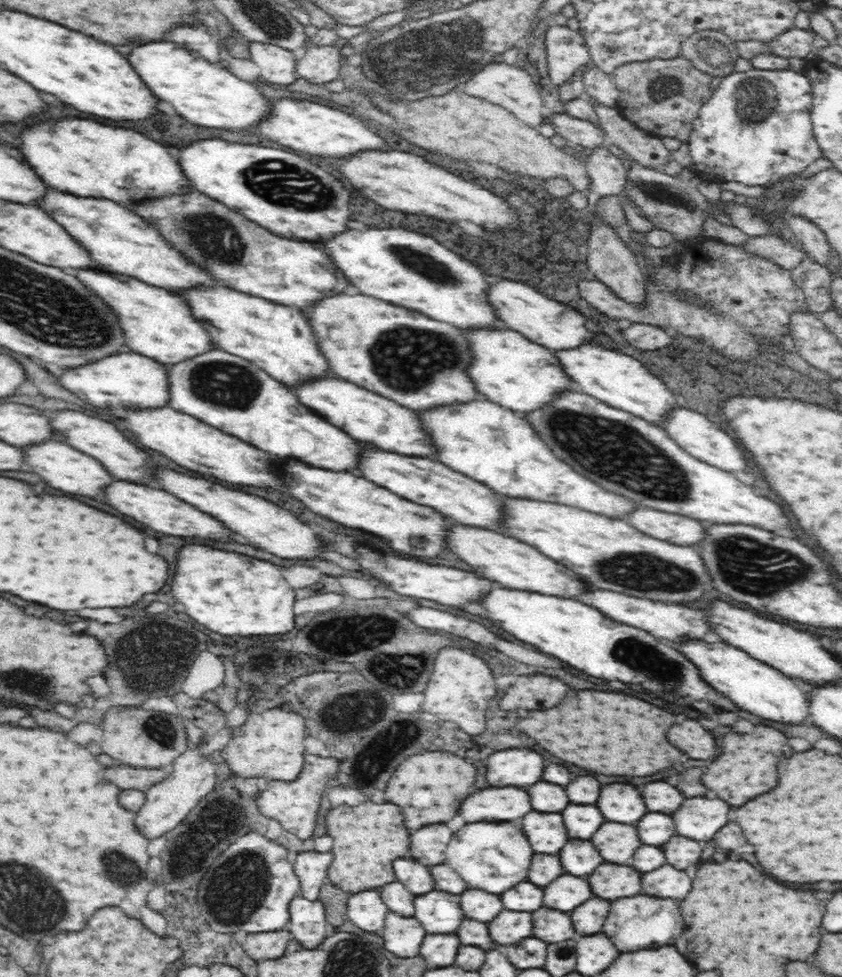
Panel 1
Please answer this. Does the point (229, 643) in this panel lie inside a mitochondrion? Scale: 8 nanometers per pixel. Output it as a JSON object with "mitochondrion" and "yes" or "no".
{"mitochondrion":"no"}

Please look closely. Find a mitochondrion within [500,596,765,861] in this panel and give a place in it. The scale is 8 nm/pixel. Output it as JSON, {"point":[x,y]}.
{"point":[663,672]}

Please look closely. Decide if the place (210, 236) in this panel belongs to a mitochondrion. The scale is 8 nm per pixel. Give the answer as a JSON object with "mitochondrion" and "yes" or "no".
{"mitochondrion":"yes"}

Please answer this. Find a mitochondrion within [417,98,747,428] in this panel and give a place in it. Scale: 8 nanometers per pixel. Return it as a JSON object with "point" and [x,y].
{"point":[659,193]}

